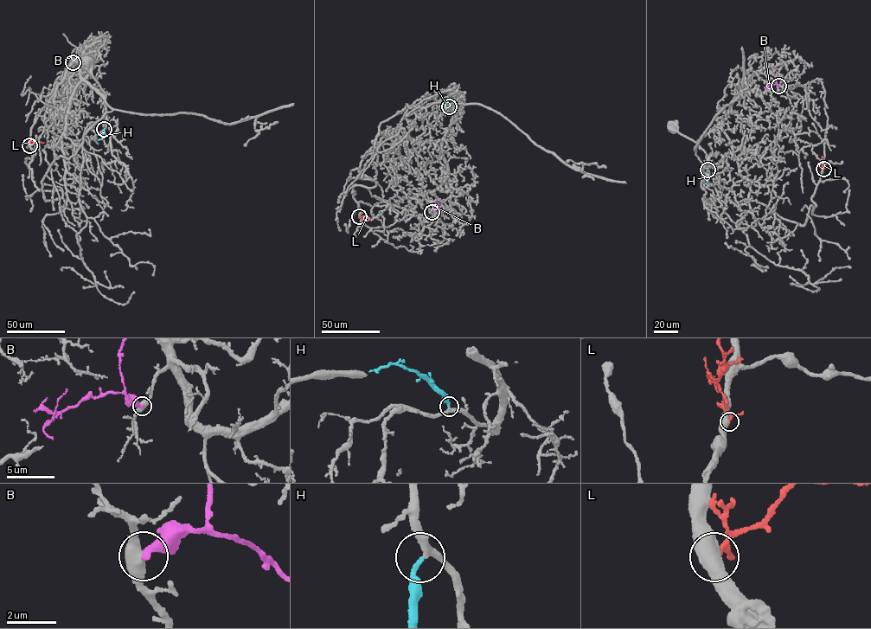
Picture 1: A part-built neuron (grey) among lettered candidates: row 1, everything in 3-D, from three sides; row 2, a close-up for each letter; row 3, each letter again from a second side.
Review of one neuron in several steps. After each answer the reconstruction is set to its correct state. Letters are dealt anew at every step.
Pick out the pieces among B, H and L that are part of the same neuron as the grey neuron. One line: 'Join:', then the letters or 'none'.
Join: H

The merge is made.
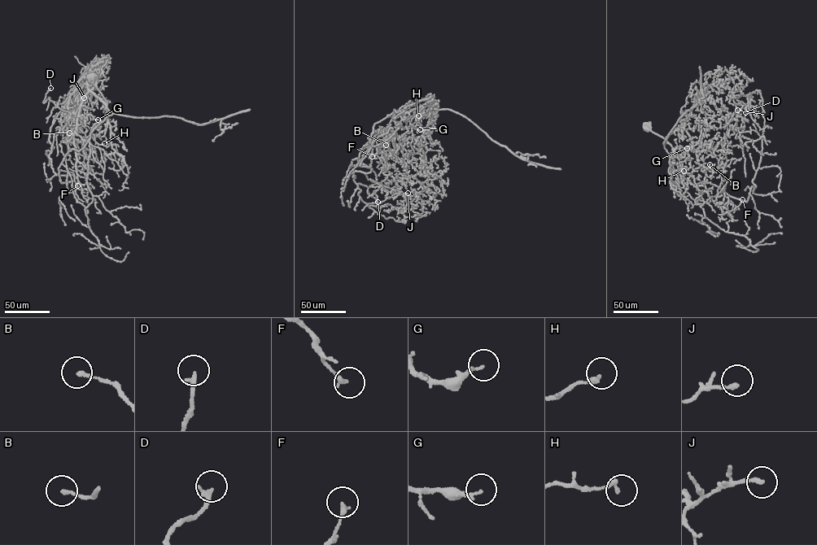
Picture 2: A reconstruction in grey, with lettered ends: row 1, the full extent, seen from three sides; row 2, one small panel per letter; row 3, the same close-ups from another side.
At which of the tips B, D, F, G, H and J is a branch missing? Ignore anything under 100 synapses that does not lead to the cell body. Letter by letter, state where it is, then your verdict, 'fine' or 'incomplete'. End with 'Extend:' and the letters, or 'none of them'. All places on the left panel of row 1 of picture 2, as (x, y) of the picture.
B: at (69, 132); fine
D: at (50, 88); fine
F: at (77, 185); fine
G: at (98, 119); fine
H: at (104, 143); fine
J: at (84, 98); fine
Extend: none of them

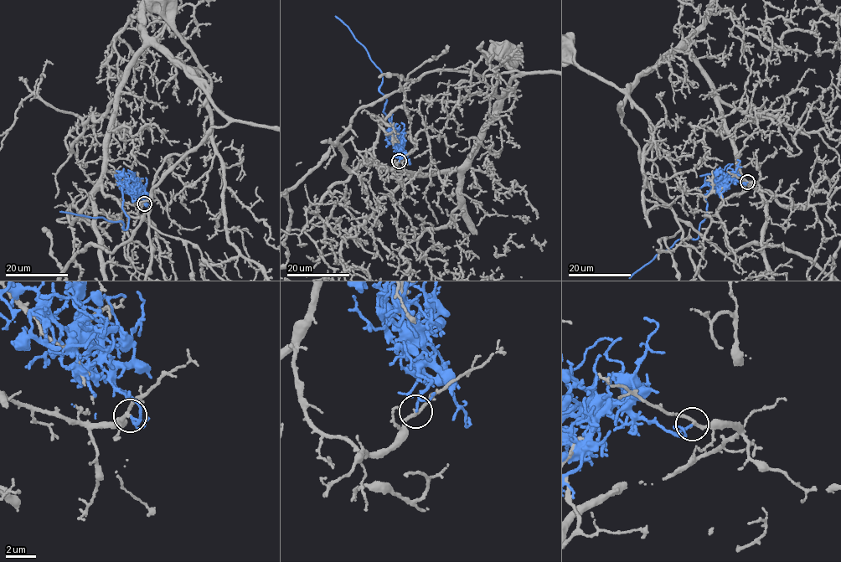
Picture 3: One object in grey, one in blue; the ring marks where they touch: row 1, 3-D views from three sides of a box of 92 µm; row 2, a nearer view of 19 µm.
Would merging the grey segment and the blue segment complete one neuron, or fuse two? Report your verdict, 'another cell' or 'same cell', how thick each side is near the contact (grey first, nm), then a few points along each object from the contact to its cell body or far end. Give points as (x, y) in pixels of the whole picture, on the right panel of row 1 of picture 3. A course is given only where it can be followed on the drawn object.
another cell; calibres 200 and 130 nm; course grey (748, 182), (758, 184), (736, 194), (744, 177), (719, 97), (683, 48), (621, 89), (580, 66); course blue (748, 182), (733, 177), (720, 181), (705, 196), (706, 217), (697, 238), (675, 241), (629, 278)

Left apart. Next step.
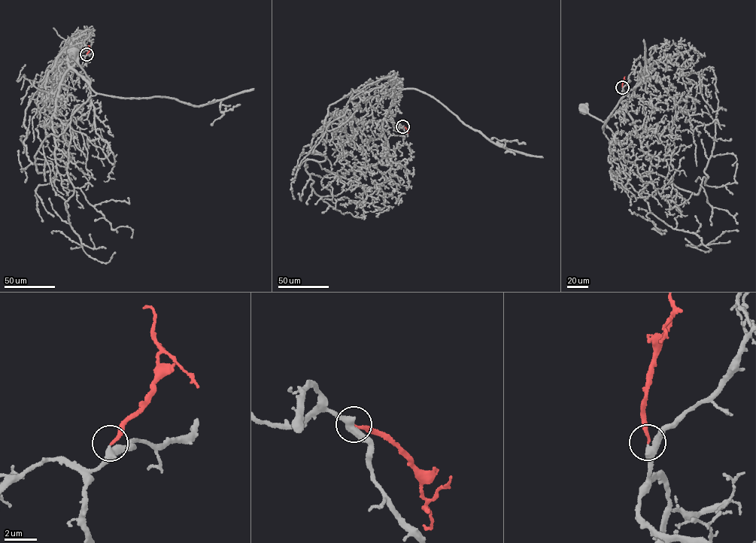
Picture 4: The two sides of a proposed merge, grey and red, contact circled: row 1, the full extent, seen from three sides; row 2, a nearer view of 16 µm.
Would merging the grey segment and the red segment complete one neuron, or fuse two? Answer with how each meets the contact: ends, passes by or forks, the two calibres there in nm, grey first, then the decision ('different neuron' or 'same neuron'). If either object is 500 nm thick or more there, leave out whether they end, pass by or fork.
grey passes by; red ends there; 400 nm thick on the grey side, 190 nm on the other; same neuron

